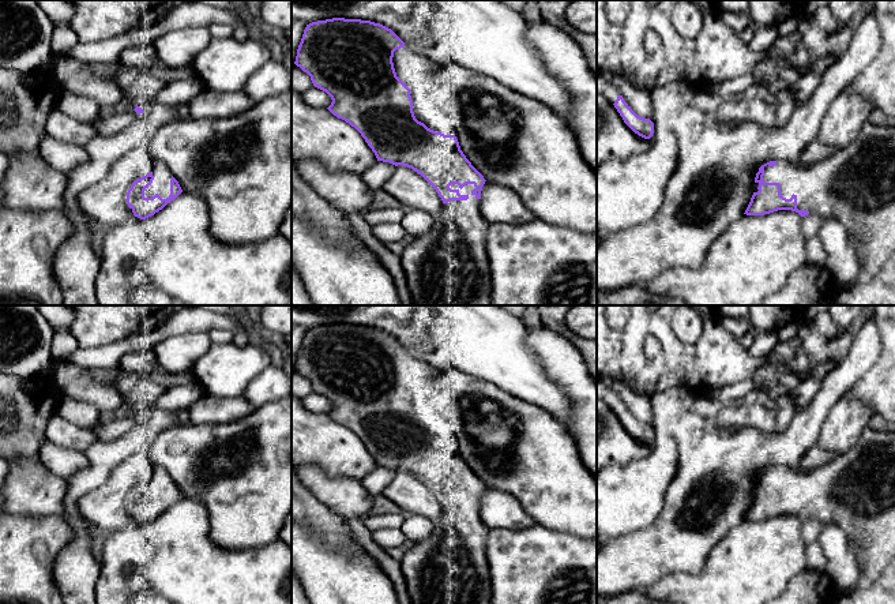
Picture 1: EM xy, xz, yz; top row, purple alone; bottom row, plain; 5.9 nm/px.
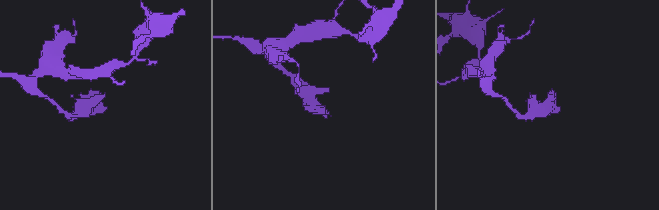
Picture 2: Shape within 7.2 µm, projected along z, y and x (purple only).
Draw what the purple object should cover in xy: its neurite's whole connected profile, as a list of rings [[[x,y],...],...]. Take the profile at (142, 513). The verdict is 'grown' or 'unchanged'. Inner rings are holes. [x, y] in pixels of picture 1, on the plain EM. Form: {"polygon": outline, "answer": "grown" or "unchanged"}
{"polygon": [[[155,468],[153,476],[135,485],[127,498],[127,510],[134,521],[146,525],[183,498],[178,487],[163,468]]], "answer": "grown"}

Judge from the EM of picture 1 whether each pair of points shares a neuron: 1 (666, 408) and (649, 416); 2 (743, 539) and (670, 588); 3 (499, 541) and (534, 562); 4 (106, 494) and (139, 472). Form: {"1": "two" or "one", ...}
{"1": "one", "2": "one", "3": "one", "4": "one"}

